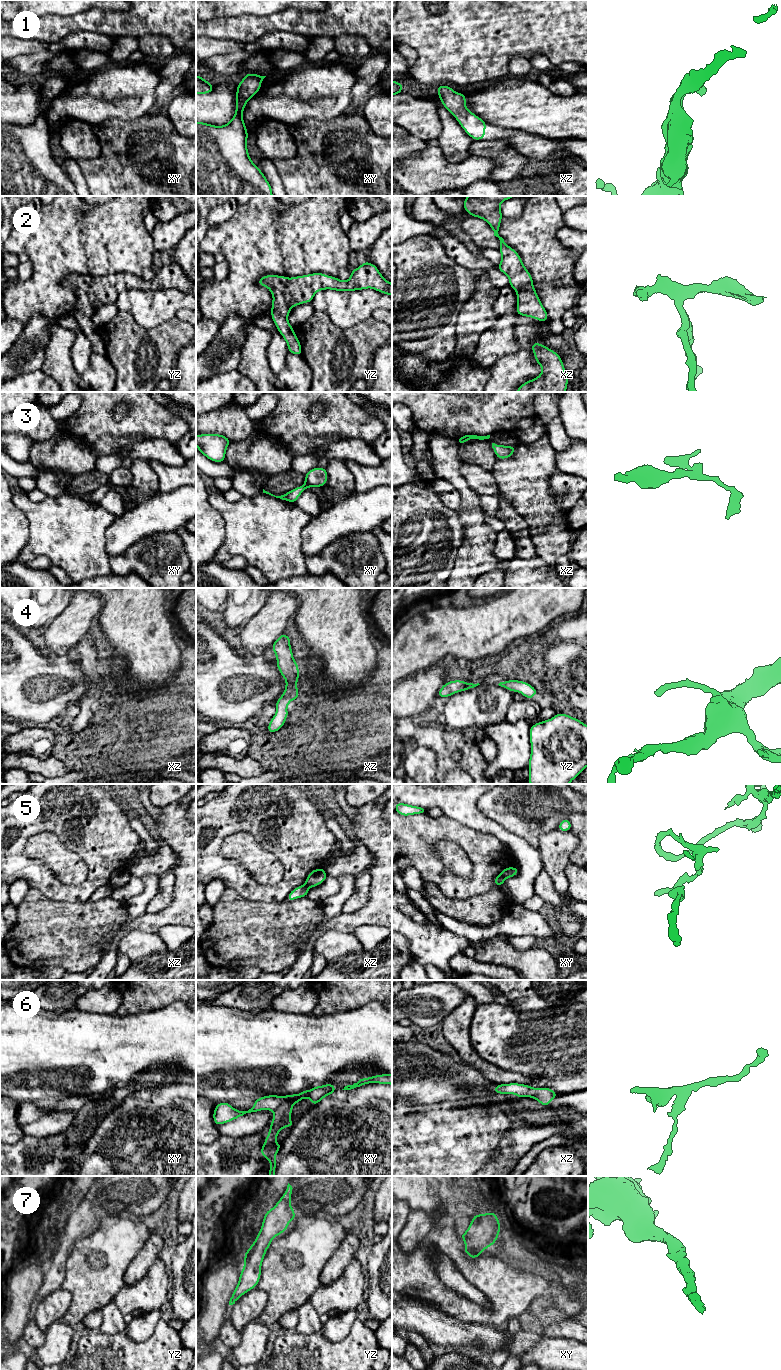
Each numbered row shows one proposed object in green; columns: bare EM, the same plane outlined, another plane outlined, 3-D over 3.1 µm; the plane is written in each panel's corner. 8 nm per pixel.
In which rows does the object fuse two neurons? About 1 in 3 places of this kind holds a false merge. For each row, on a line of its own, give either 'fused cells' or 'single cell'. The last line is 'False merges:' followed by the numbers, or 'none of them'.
1: single cell
2: single cell
3: single cell
4: single cell
5: fused cells
6: single cell
7: single cell
False merges: 5

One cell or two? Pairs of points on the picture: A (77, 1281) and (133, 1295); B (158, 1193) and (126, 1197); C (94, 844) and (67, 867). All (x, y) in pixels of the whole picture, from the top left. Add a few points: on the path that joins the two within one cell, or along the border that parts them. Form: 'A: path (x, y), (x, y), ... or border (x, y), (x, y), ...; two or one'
A: border (125, 1285), (112, 1300); two
B: path (150, 1193), (134, 1193); one
C: border (61, 841), (86, 865), (87, 876), (85, 879); two

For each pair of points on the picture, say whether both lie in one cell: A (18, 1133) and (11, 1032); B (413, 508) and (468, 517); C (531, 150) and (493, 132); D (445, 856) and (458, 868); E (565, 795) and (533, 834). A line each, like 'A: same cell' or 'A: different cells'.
A: different cells
B: different cells
C: same cell
D: same cell
E: same cell

